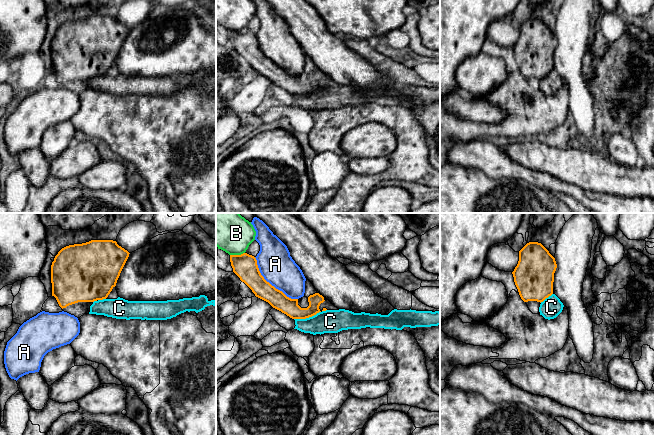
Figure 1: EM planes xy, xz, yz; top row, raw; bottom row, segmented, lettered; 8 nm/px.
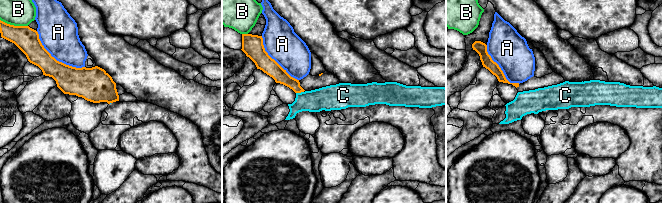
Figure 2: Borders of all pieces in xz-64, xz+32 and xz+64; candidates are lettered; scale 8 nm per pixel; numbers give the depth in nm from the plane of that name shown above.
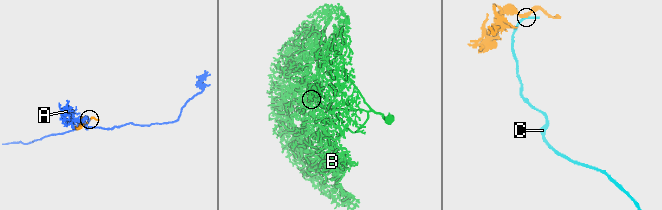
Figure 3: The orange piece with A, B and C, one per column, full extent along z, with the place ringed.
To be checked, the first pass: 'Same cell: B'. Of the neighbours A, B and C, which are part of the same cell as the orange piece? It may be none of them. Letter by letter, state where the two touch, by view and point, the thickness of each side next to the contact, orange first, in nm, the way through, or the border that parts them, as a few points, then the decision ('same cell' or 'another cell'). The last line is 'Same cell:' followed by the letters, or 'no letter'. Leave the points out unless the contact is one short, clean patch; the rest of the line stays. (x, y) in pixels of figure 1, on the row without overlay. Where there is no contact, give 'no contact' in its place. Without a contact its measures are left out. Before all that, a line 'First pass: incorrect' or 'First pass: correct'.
First pass: incorrect
A: xz (269, 59) | 190/280 nm | another cell
B: xz (237, 31) | 190/240 nm | along xz (244, 28), (238, 31), (230, 31) | another cell
C: xz (307, 93) | 140/190 nm | across xz (288, 82), (307, 93), (313, 97), (330, 97) | same cell
Same cell: C

